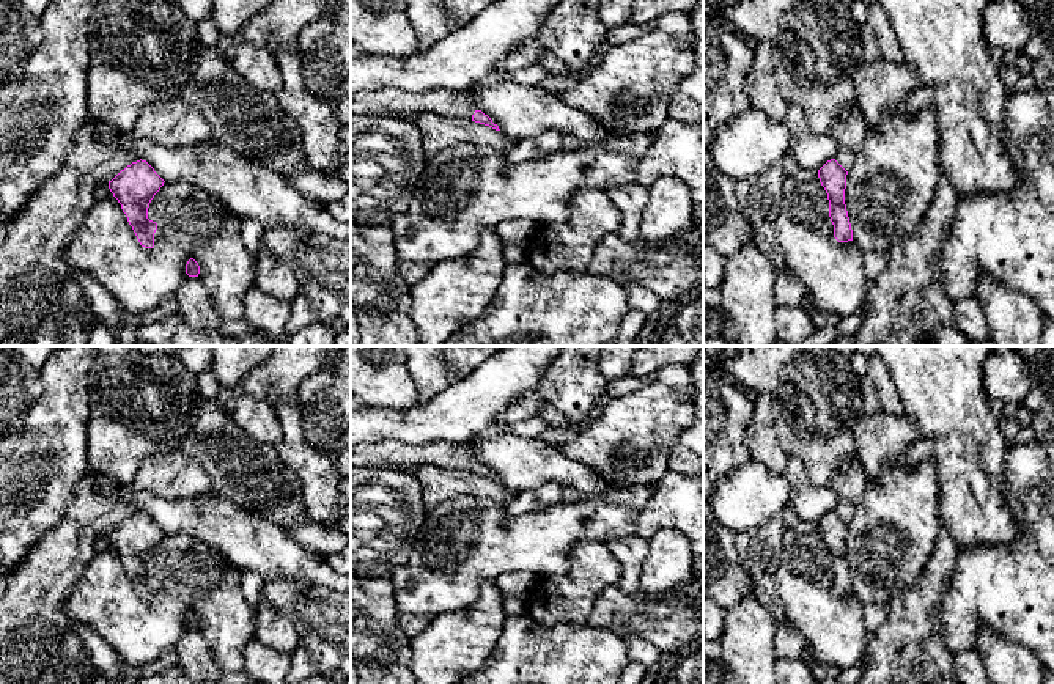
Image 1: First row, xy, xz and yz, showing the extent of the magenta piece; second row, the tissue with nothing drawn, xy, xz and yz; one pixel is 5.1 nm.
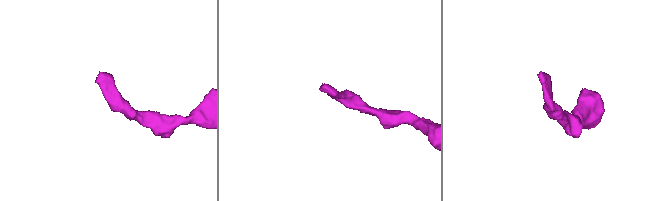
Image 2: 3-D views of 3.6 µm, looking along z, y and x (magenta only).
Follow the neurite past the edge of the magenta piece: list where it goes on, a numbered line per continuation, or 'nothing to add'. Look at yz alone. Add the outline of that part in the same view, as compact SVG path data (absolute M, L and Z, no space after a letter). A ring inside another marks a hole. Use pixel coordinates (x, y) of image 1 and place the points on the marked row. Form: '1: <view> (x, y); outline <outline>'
nothing to add

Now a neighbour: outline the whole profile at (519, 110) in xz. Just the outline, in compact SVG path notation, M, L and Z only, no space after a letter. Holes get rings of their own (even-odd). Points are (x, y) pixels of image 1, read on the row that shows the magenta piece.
M502 80L463 96L514 142L549 129L574 135L585 145L601 143L609 137L609 131L598 118L546 94L538 86Z

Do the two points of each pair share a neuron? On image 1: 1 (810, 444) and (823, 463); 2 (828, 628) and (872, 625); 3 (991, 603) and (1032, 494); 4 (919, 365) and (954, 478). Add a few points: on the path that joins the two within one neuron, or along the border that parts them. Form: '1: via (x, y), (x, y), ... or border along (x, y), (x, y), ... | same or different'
1: via (815, 448), (823, 458) | same
2: border along (864, 604), (864, 628), (870, 636) | different
3: via (1018, 576), (1032, 562), (1032, 521) | same
4: via (944, 393), (954, 412), (954, 450) | same

